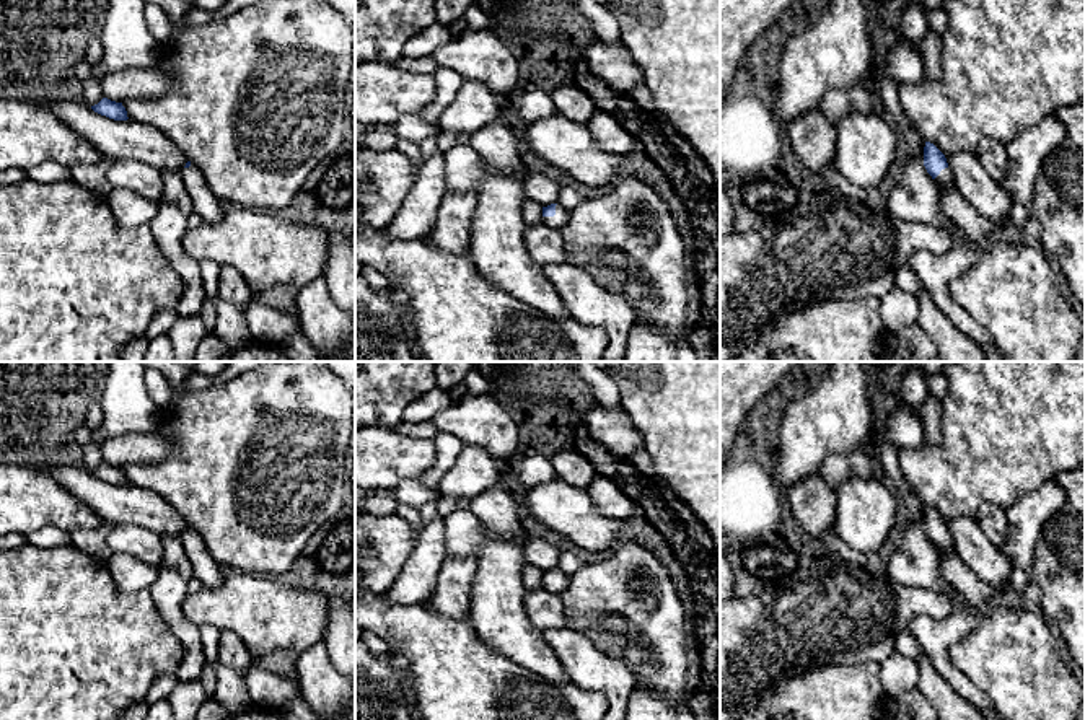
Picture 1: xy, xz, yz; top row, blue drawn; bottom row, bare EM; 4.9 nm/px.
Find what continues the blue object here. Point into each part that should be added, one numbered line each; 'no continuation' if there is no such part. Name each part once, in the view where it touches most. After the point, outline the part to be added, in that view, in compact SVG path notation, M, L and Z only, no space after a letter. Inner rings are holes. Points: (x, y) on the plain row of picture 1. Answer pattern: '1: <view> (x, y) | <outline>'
1: xz (559, 585) | M557 569L556 570L556 580L554 582L544 582L542 588L560 596L567 590L569 582L570 582L570 577Z

